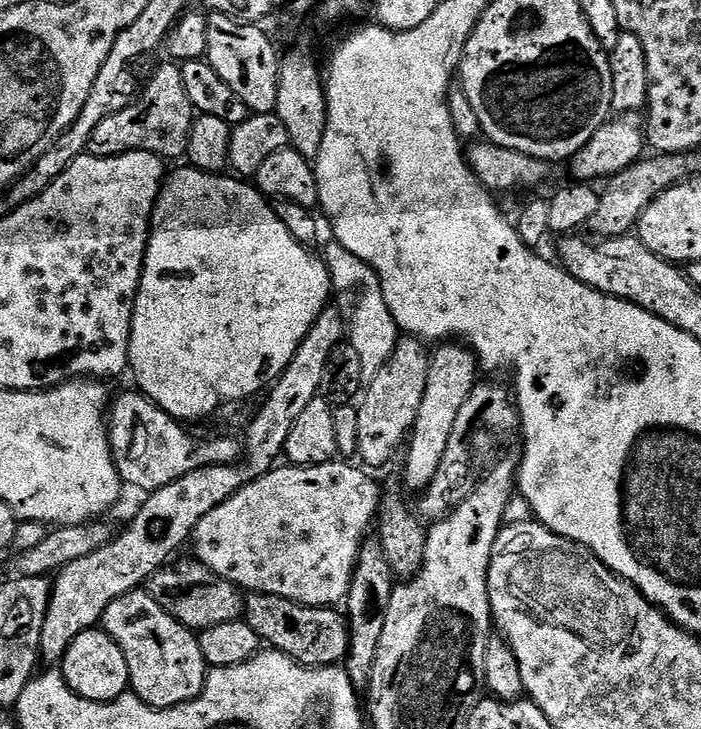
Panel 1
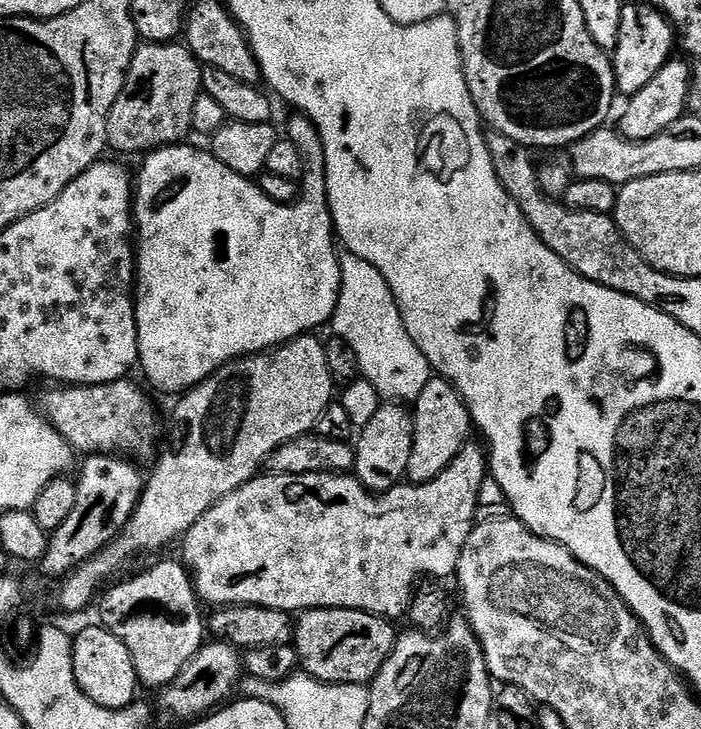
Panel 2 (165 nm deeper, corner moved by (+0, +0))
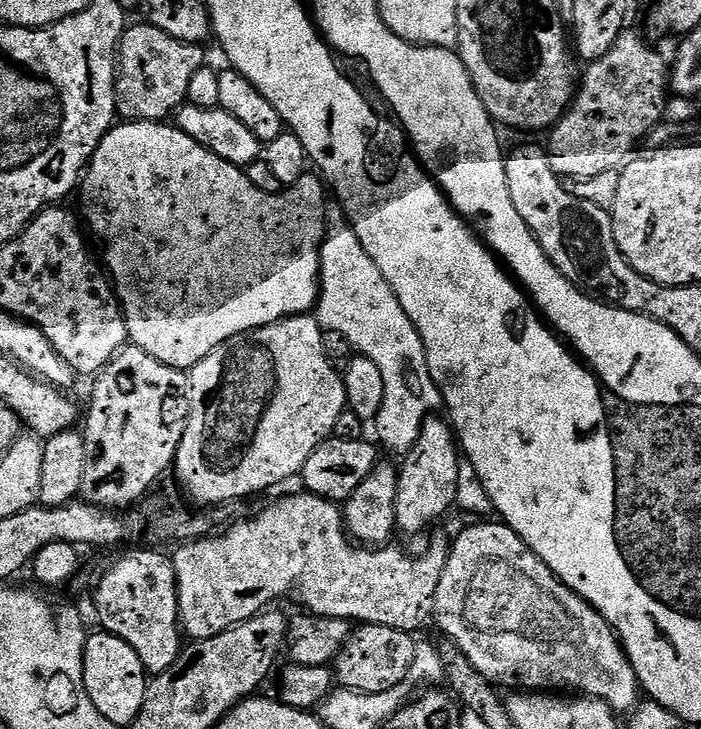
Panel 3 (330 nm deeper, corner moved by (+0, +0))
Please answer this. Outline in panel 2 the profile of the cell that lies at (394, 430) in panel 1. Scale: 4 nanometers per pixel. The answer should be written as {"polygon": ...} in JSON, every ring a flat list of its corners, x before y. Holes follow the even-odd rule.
{"polygon":[[384,402,381,403,378,414,374,414,374,418,370,418,370,422,366,422,366,426,359,429,358,435,354,440,356,449,356,466,354,475,359,480,363,488,377,494,388,492,397,484,401,483,408,475,408,467,410,466,410,454,414,450,414,416,411,411,408,412,403,403,400,402]]}

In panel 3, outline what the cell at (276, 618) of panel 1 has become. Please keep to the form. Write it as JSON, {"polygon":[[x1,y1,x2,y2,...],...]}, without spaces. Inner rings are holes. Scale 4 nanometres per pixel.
{"polygon":[[360,624,336,654,335,683,341,688,370,694,397,688,411,677,416,661,416,646,413,633,394,630,390,626]]}

